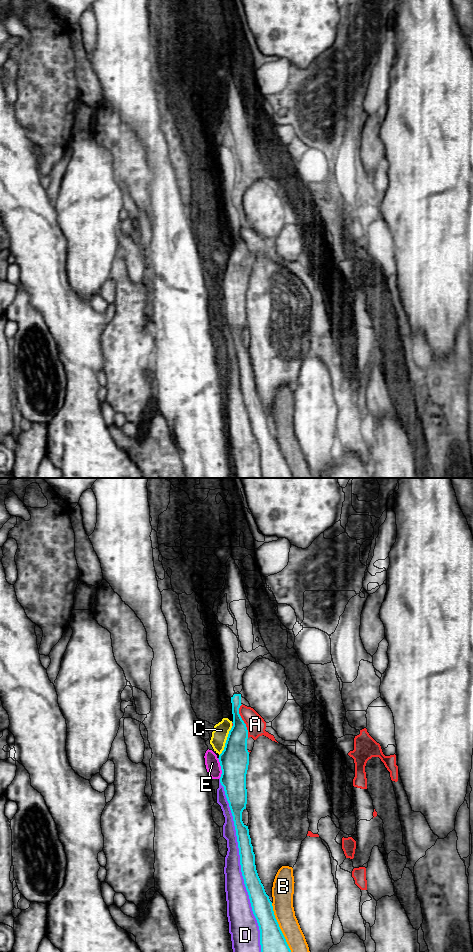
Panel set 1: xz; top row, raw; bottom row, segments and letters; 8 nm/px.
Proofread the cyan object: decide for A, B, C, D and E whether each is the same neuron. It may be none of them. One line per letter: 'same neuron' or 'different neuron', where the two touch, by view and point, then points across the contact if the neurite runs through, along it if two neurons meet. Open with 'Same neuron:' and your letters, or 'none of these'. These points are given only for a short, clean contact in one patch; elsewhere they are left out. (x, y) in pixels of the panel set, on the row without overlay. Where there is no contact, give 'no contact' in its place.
Same neuron: none of these
A: different neuron | xz (243, 241)
B: different neuron | xz (280, 450)
C: different neuron | xz (226, 261)
D: different neuron | xz (241, 388)
E: different neuron | xz (221, 288) | along xz (217, 278), (221, 290), (220, 297)

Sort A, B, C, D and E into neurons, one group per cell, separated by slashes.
A / B / C E / D

